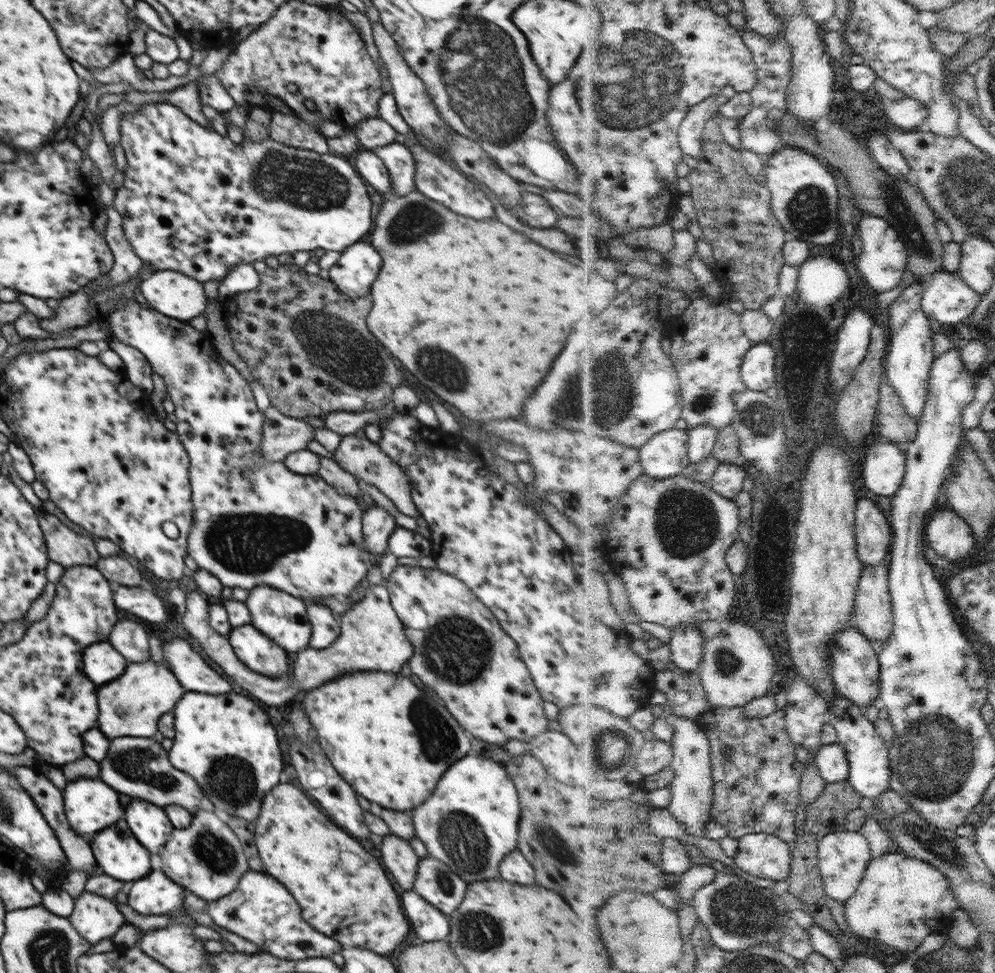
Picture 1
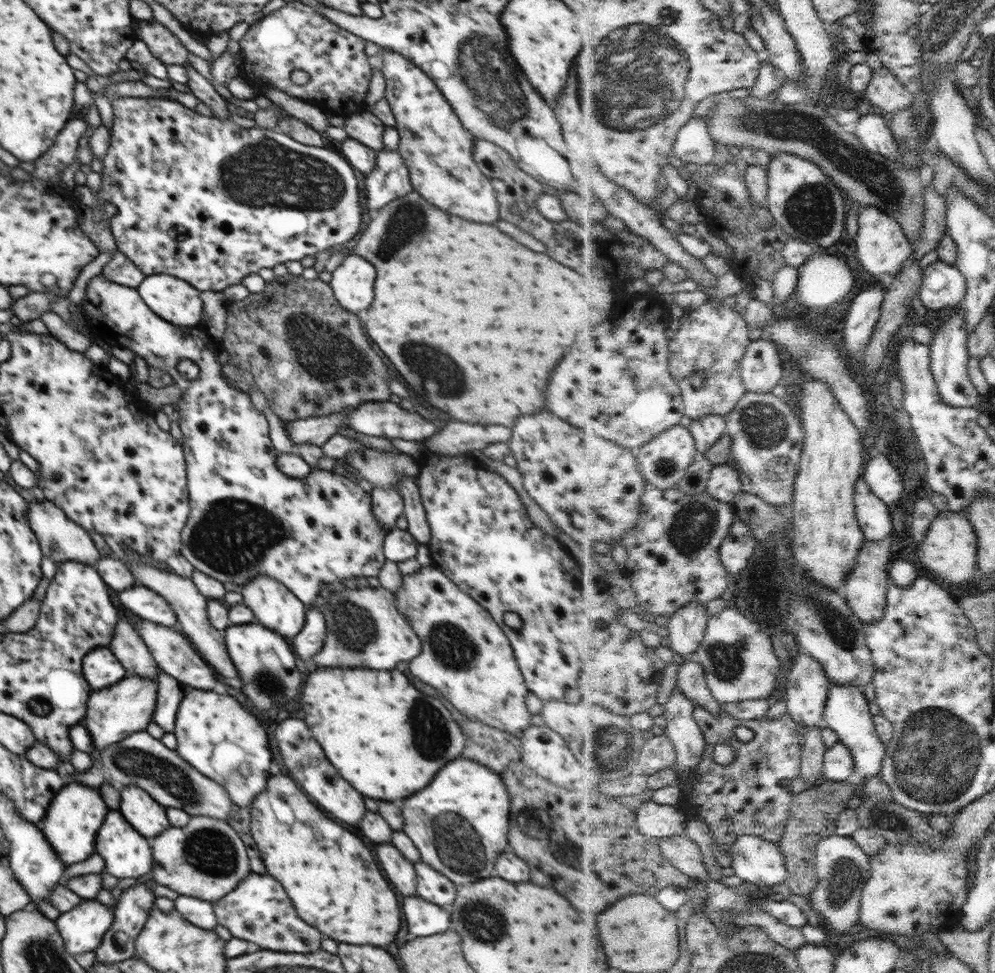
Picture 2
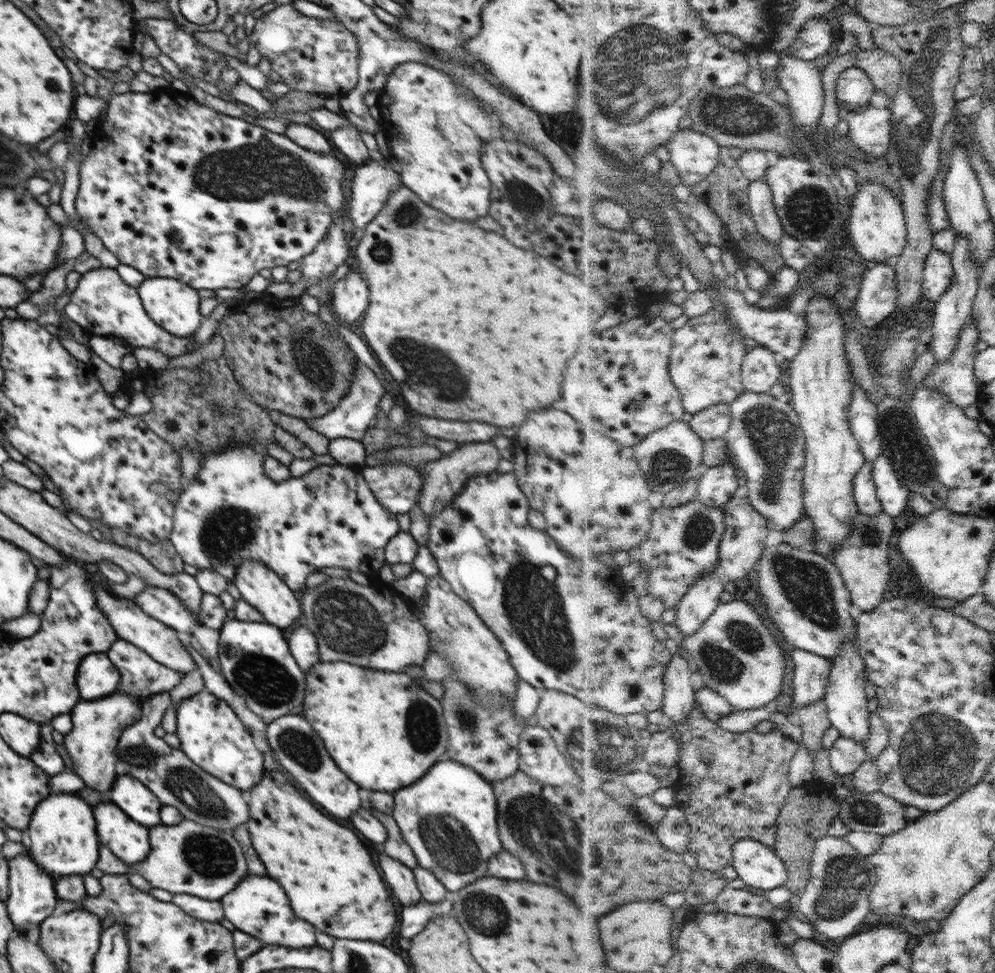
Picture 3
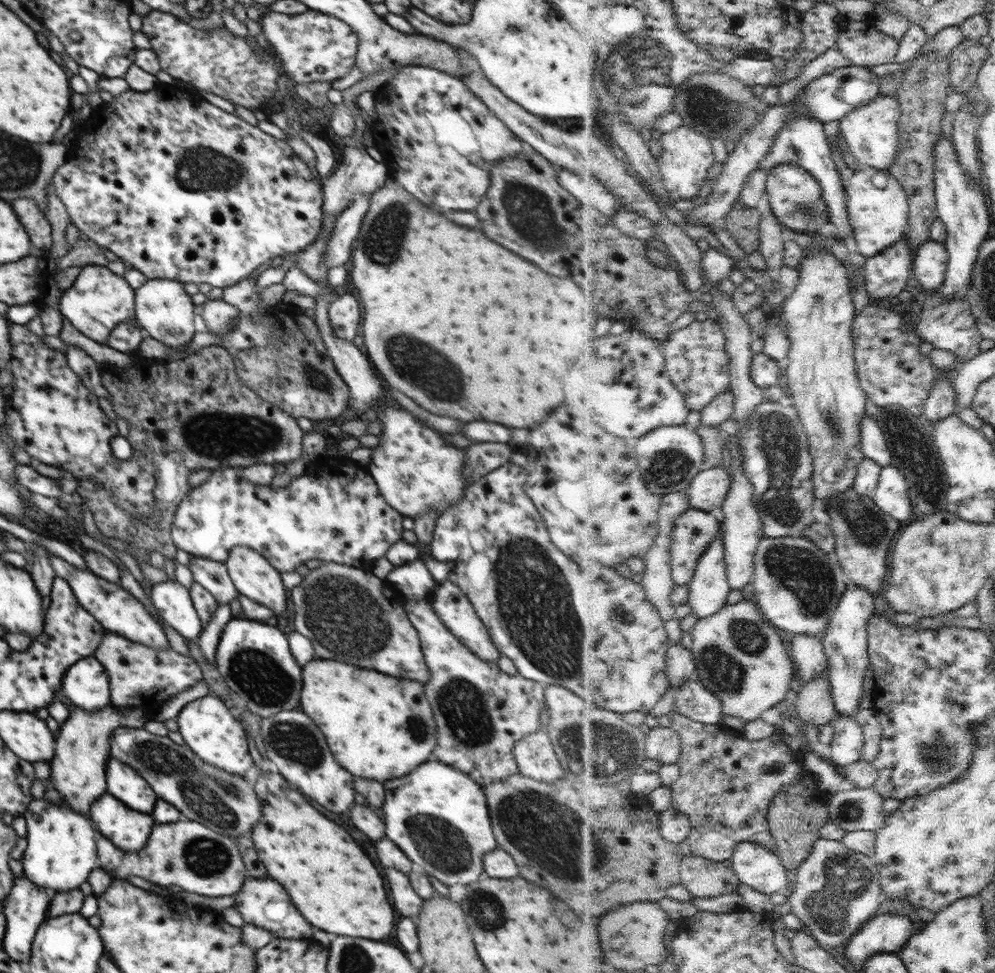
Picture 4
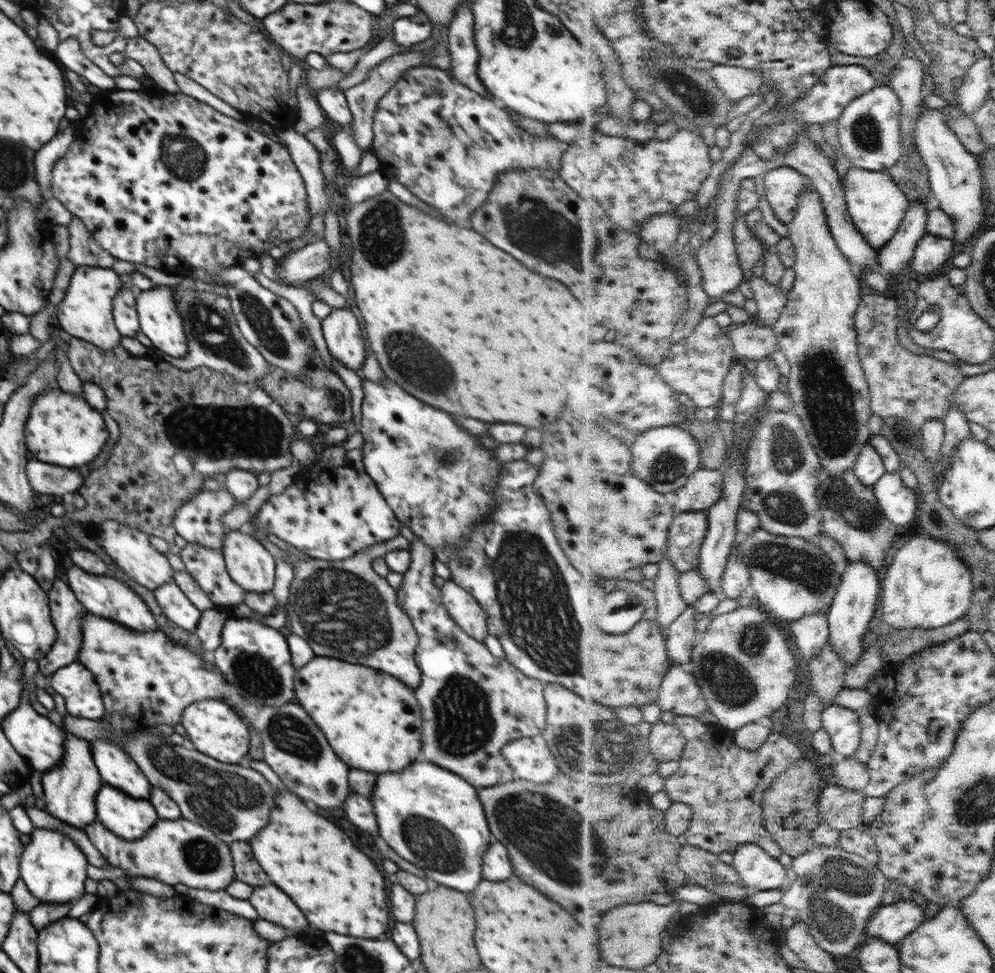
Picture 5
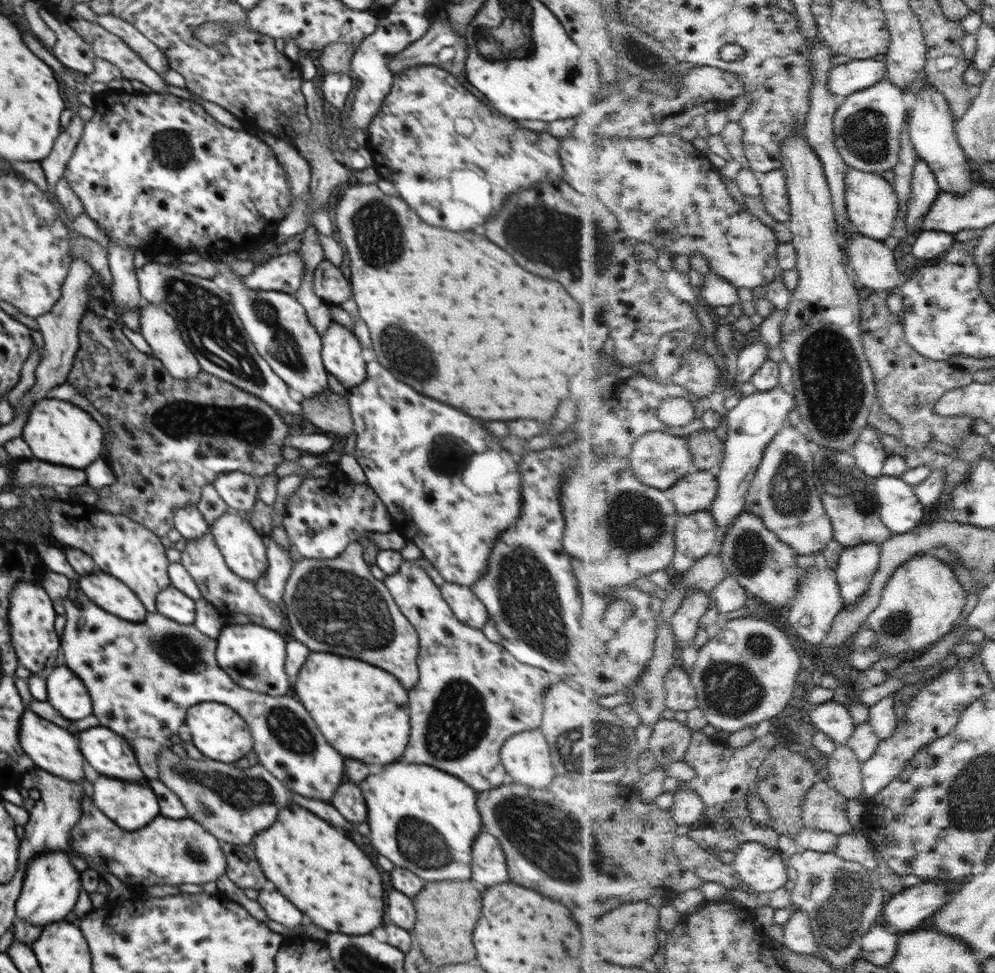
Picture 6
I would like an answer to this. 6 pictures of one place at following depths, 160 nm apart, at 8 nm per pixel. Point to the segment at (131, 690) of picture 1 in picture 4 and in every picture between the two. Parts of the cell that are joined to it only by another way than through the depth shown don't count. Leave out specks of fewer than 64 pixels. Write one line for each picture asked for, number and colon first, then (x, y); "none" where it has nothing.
2: (115, 712)
3: (97, 724)
4: (78, 769)

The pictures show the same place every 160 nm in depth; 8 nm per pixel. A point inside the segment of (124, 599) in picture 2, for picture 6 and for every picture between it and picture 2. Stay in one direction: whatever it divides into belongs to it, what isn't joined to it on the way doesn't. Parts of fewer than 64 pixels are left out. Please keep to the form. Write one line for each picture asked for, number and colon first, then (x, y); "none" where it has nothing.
3: (161, 604)
4: (172, 600)
5: (175, 605)
6: (172, 603)

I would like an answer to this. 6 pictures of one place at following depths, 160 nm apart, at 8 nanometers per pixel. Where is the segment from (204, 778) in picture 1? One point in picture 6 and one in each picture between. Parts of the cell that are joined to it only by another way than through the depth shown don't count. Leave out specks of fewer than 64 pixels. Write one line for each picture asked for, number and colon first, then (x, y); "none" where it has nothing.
2: (215, 734)
3: (223, 747)
4: (214, 732)
5: (214, 729)
6: (222, 734)

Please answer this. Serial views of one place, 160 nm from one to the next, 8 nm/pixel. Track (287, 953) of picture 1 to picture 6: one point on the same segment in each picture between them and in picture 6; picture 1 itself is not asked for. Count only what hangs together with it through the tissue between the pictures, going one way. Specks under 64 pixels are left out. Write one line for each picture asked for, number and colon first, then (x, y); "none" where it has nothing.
2: (258, 910)
3: (257, 906)
4: (264, 903)
5: (270, 902)
6: (277, 908)

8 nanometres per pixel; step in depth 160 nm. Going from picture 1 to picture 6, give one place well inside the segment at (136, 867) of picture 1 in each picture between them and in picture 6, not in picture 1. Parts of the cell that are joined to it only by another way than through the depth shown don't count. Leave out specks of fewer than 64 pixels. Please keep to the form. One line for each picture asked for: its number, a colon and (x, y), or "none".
2: (125, 853)
3: (127, 840)
4: (128, 830)
5: (129, 818)
6: (131, 805)

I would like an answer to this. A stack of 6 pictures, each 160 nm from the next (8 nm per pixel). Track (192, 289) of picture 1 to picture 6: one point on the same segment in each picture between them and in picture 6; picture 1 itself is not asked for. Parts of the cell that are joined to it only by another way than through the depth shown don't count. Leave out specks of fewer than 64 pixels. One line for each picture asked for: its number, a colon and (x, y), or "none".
2: (176, 301)
3: (173, 305)
4: (165, 311)
5: (156, 307)
6: (160, 330)

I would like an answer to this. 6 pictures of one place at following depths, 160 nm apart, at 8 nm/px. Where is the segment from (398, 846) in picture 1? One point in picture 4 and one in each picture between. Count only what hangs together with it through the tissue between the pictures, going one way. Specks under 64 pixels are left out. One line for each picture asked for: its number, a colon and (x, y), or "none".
2: (399, 870)
3: (400, 878)
4: (406, 900)

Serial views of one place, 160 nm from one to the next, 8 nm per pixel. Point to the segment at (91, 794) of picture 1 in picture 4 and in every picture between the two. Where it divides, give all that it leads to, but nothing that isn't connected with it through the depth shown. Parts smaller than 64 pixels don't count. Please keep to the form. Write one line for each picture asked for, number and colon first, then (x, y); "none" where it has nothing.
2: (77, 812)
3: (62, 835)
4: (61, 852)

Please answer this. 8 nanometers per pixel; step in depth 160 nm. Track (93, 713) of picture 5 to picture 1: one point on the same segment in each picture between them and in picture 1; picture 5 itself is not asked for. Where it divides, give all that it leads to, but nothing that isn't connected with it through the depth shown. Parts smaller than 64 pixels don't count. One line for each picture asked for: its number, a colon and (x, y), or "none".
1: (102, 663)
2: (101, 668)
3: (97, 677)
4: (86, 683)

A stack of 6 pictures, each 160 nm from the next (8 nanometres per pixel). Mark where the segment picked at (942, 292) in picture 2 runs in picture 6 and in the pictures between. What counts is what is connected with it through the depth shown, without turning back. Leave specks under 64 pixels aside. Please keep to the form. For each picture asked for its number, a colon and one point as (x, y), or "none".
3: (940, 273)
4: (932, 263)
5: (934, 252)
6: (928, 245)

